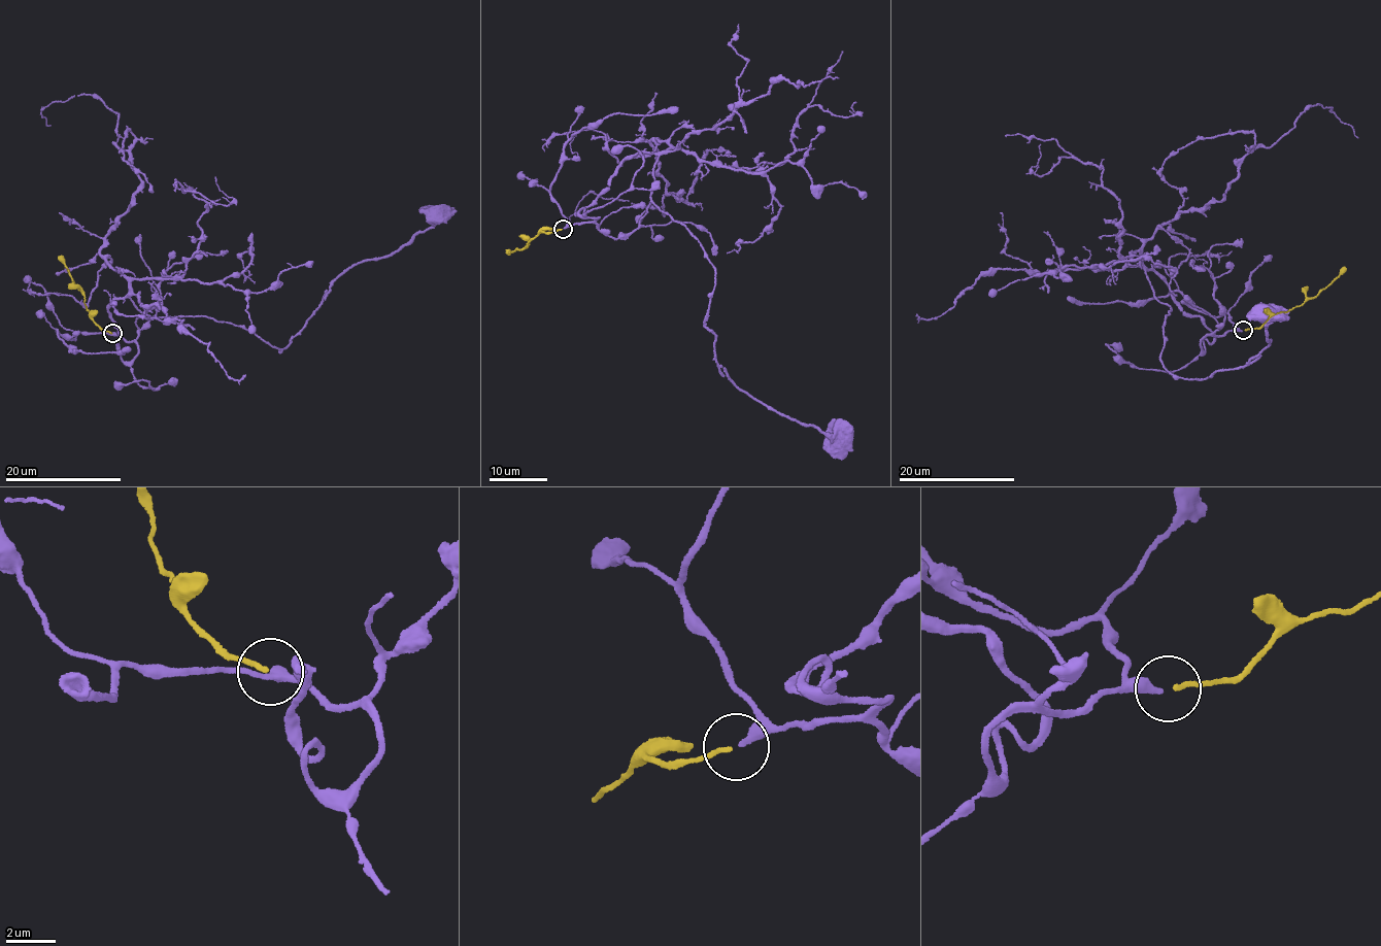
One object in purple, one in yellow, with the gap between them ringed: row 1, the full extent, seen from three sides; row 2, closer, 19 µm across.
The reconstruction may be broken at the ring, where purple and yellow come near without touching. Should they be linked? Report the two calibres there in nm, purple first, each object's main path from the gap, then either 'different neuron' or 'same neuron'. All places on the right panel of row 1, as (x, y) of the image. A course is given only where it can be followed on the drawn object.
calibres 360 and 170 nm; course purple (1242, 331), (1203, 351), (1212, 331), (1145, 270), (1171, 310), (1173, 374), (1243, 367), (1271, 341), (1262, 314); course yellow (1244, 330), (1256, 328), (1275, 314), (1288, 311), (1314, 297), (1345, 267); same neuron

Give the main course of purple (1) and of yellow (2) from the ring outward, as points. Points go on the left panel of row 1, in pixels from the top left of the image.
1: (112, 334), (139, 353), (122, 359), (108, 309), (129, 298), (152, 317), (290, 346), (334, 279), (437, 215)
2: (111, 333), (95, 325), (78, 290), (58, 257)

